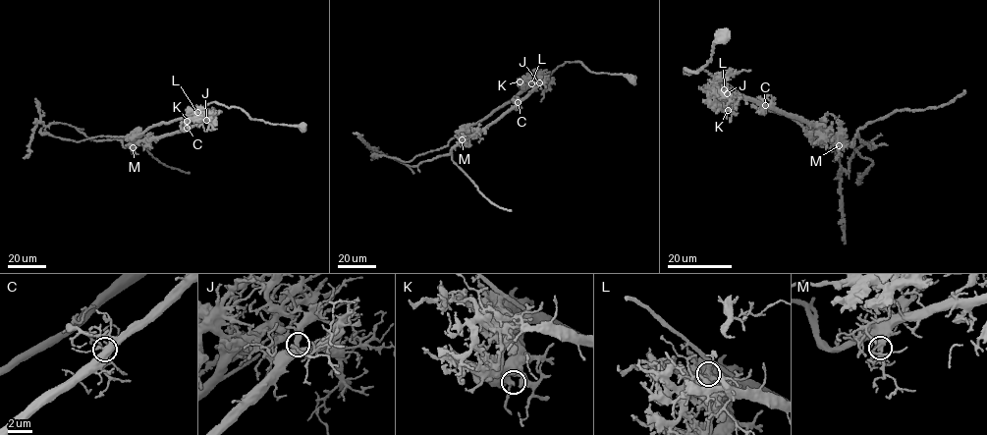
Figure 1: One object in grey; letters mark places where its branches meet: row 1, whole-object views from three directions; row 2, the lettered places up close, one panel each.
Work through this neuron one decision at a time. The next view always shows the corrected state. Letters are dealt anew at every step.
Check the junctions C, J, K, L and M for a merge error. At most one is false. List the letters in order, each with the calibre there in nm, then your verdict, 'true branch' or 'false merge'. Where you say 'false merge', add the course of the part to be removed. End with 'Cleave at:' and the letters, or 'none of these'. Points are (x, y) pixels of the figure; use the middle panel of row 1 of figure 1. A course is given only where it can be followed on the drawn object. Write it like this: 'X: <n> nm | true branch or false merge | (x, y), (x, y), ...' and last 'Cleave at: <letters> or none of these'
C: 440 nm | true branch
J: 420 nm | true branch
K: 320 nm | true branch
L: 320 nm | false merge | (531, 83), (537, 81), (523, 98), (466, 136), (449, 154), (414, 166), (373, 149), (353, 133)
M: 320 nm | true branch
Cleave at: L

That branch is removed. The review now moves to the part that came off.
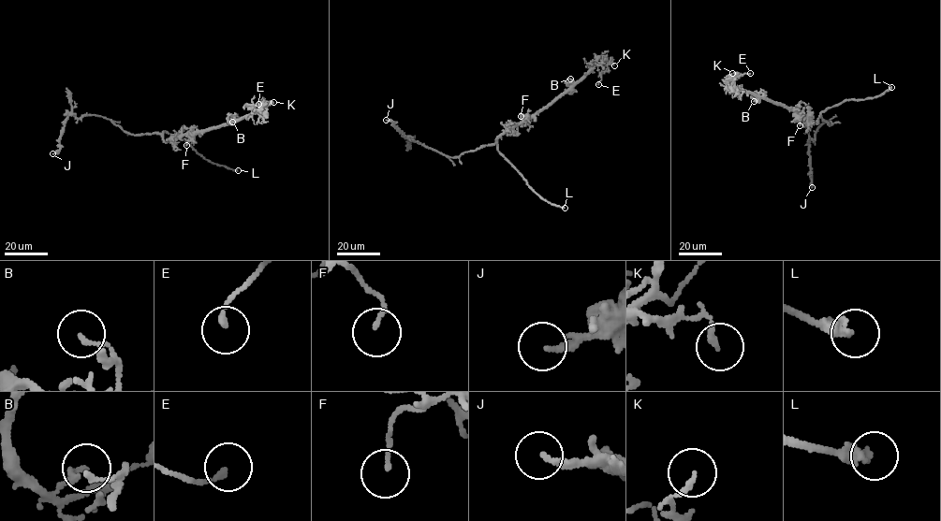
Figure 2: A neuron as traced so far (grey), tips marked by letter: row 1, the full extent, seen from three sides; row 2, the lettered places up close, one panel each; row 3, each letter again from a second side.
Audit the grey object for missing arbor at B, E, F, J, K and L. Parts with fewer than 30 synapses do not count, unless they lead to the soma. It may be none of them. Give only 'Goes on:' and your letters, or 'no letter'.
Goes on: L

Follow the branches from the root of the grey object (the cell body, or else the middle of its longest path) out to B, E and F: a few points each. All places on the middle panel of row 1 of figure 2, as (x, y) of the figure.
B: (496, 140), (562, 95), (573, 84), (570, 79)
E: (496, 140), (513, 126), (546, 108), (595, 65), (601, 64), (604, 70), (598, 84)
F: (496, 140), (530, 117), (521, 116)

